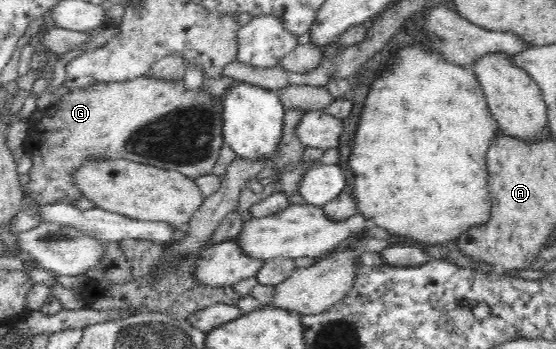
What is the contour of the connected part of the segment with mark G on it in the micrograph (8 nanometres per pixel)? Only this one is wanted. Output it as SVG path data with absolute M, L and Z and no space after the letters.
M148 75L126 81L100 82L82 89L73 89L59 100L42 108L41 121L31 122L22 148L32 160L30 182L23 187L24 195L34 203L73 204L82 199L80 189L72 183L72 175L91 160L124 159L160 169L172 169L188 178L212 174L224 137L222 132L221 97L212 98L201 88L186 89L183 79L164 81Z

